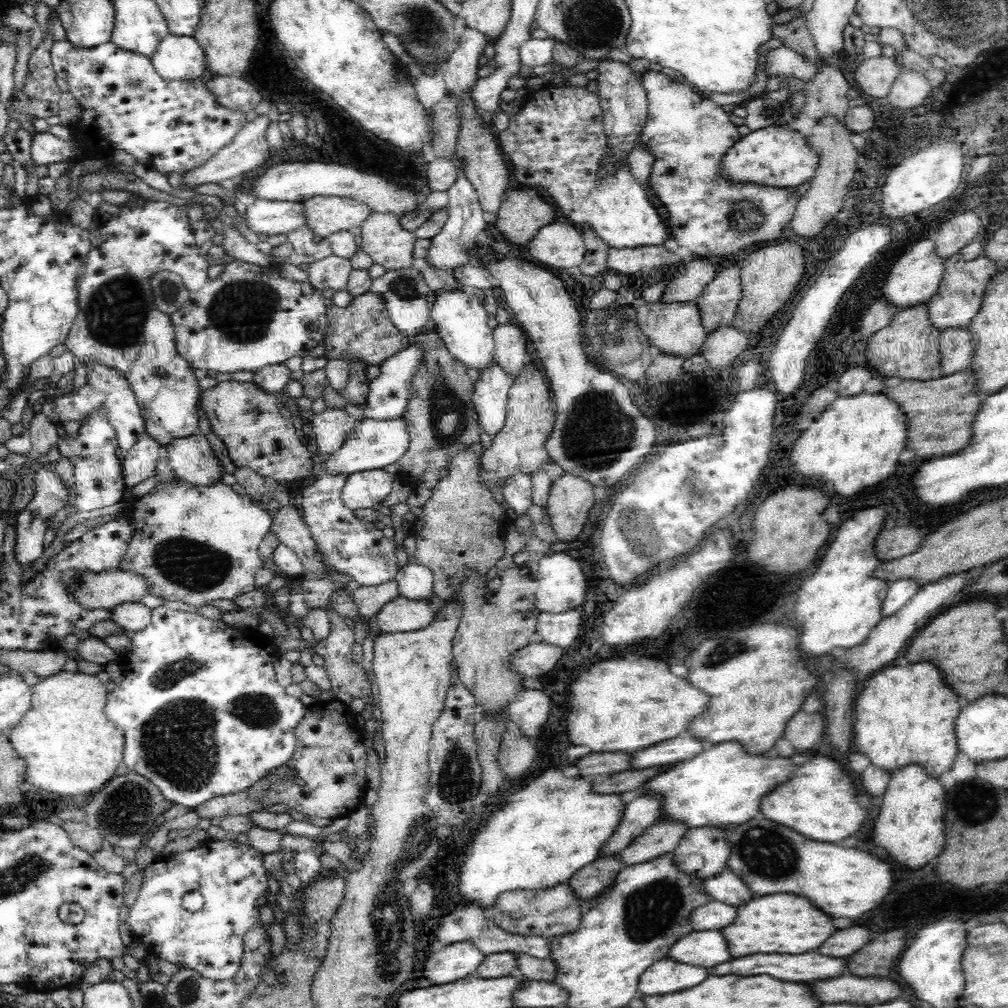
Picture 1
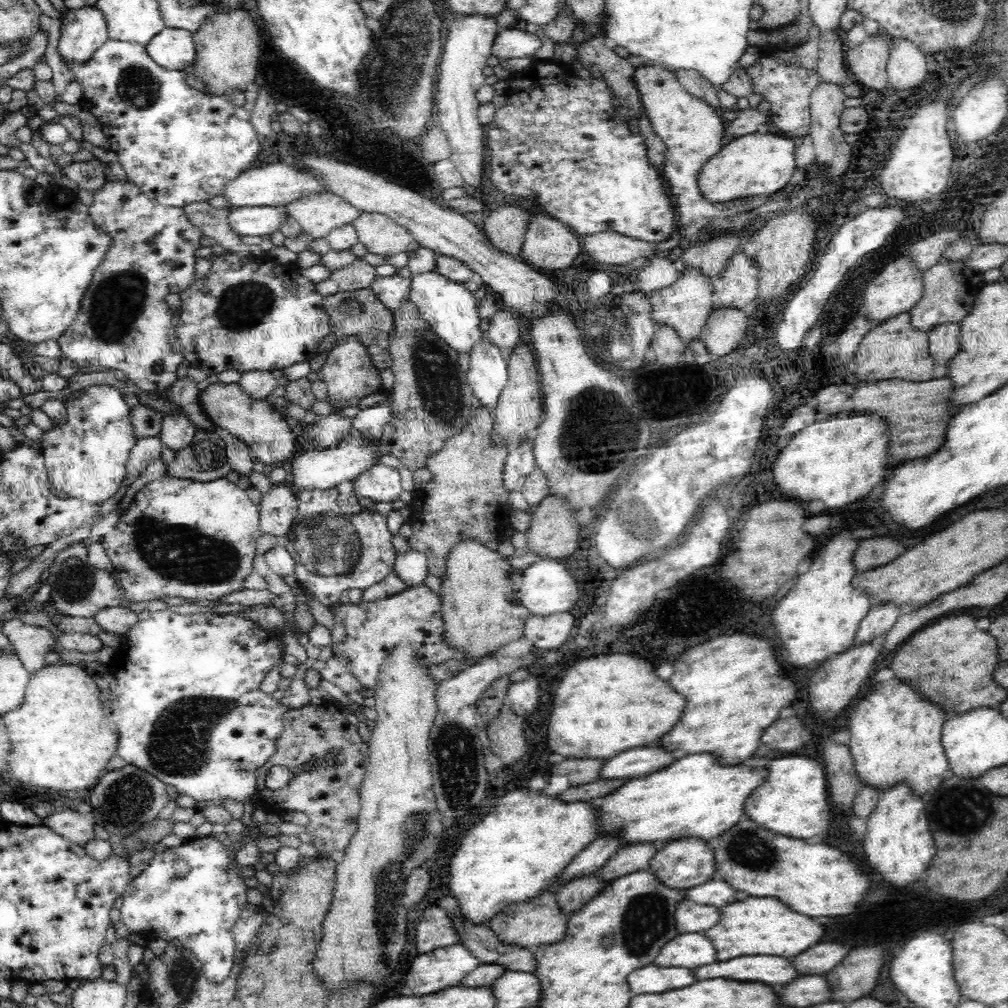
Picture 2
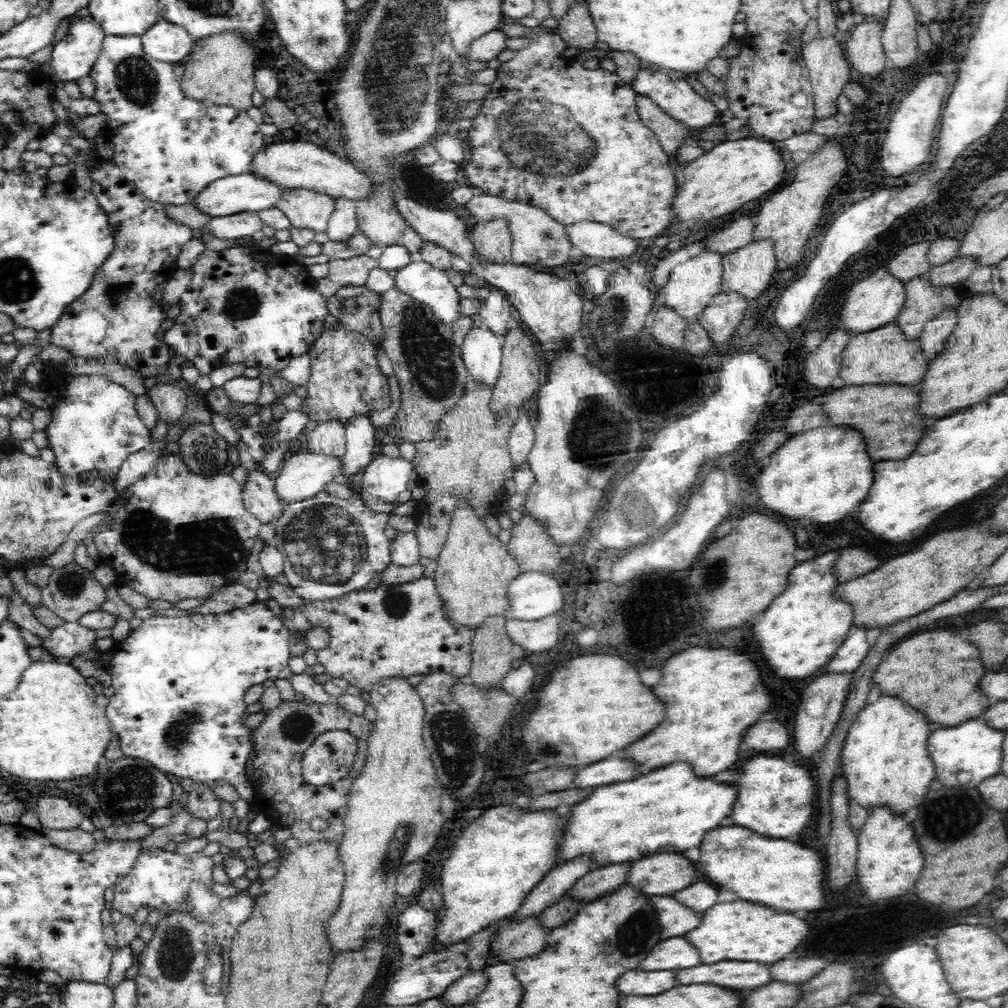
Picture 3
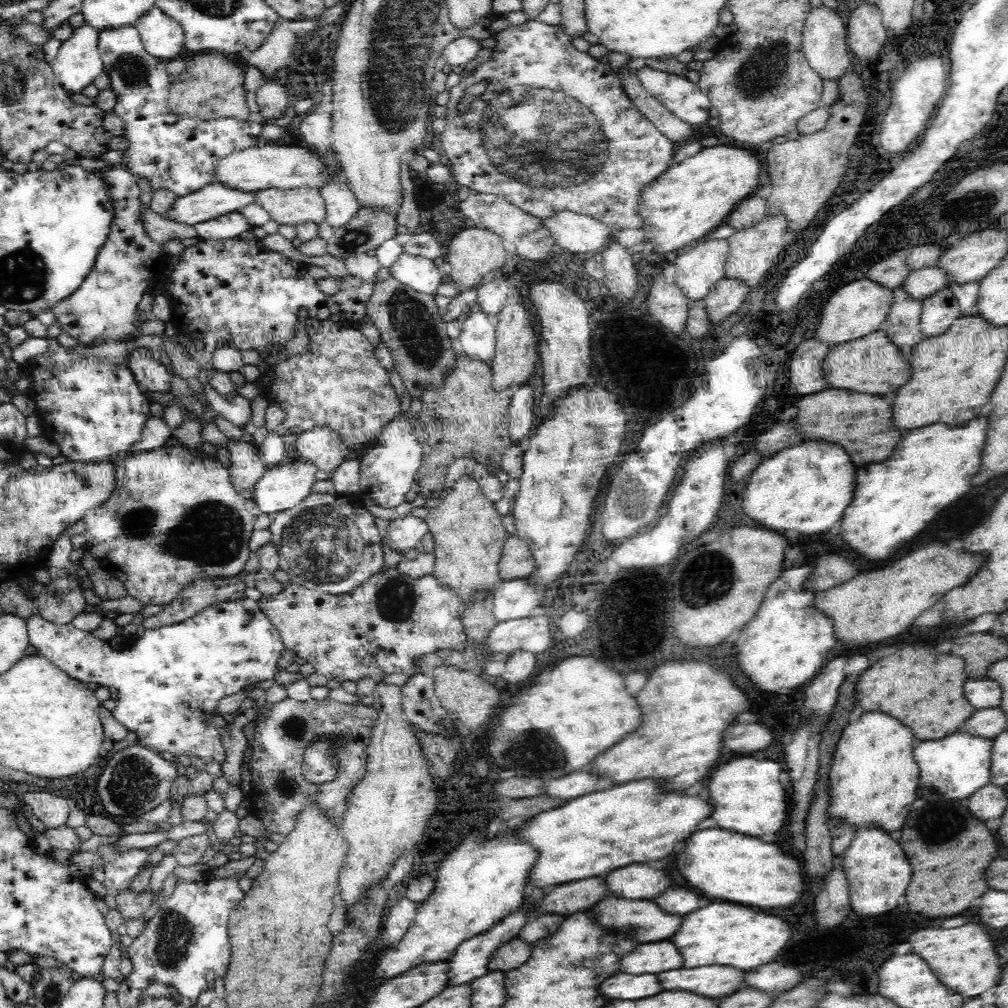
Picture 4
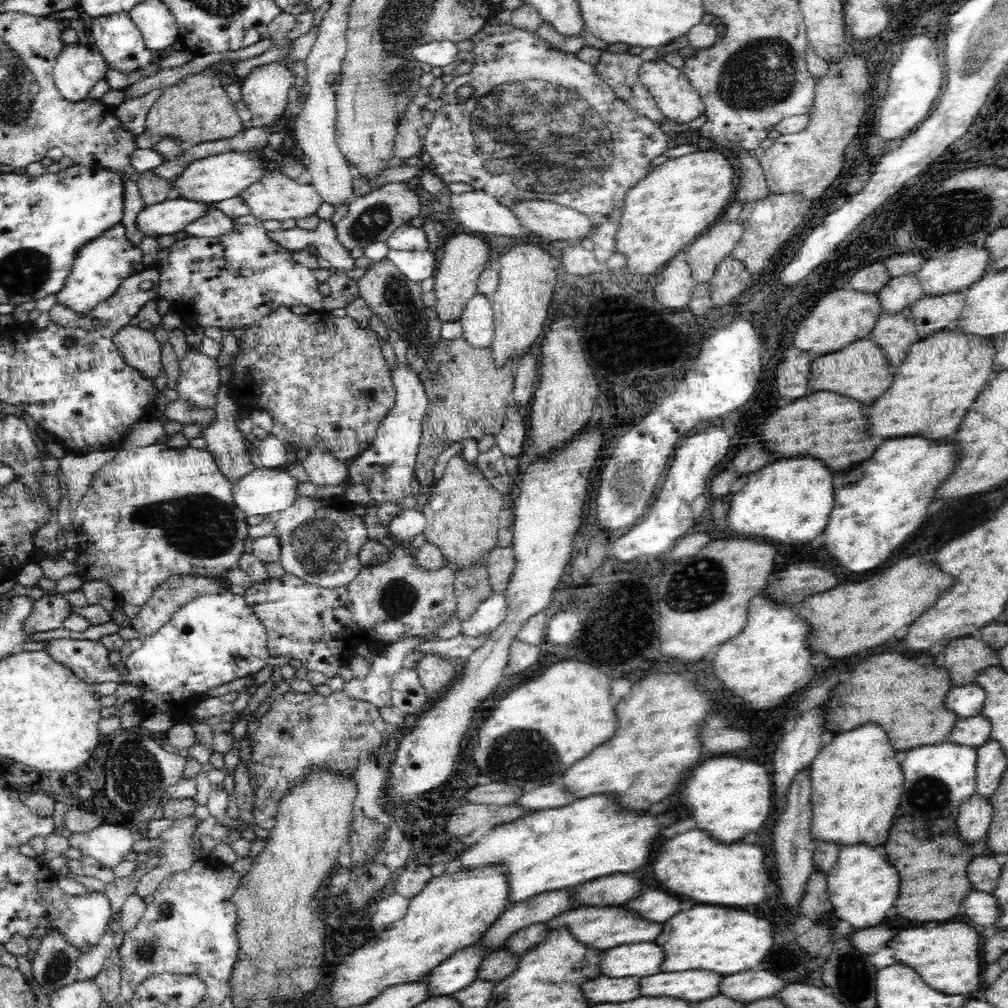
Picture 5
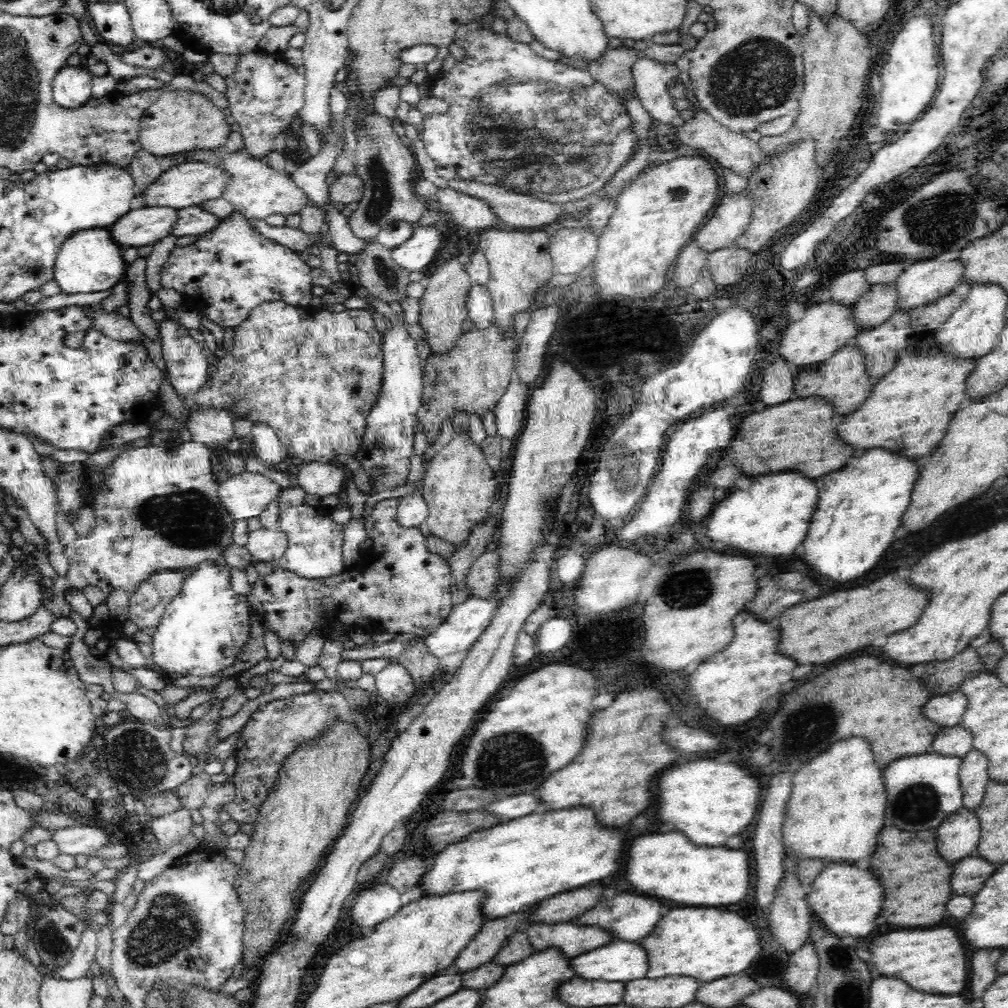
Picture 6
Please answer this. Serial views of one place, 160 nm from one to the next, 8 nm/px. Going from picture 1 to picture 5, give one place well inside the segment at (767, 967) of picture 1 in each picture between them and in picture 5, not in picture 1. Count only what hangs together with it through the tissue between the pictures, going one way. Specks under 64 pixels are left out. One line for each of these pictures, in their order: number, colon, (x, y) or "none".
2: (766, 969)
3: (733, 975)
4: (713, 981)
5: (692, 985)

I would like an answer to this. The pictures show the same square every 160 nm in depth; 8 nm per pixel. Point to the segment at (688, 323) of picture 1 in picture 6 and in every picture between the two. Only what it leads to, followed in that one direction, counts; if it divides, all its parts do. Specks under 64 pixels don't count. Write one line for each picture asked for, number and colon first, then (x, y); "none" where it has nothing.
2: (685, 305)
3: (692, 284)
4: (698, 268)
5: (711, 247)
6: (731, 218)

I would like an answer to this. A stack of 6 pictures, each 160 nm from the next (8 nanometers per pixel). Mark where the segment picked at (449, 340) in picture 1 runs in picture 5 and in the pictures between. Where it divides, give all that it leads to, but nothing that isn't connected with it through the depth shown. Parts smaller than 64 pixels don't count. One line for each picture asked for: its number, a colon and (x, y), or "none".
2: (448, 307)
3: (430, 285)
4: (421, 274)
5: (418, 265)

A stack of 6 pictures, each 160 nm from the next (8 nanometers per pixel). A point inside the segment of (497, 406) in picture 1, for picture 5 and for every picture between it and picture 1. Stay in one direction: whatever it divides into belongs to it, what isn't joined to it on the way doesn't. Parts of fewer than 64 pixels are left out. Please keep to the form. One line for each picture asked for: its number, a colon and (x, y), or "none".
2: (488, 365)
3: (481, 350)
4: (477, 340)
5: (478, 324)

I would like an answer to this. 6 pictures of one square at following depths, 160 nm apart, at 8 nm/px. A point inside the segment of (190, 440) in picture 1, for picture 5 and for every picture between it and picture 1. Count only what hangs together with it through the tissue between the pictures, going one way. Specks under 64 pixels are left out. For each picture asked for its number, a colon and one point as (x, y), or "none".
2: (177, 431)
3: (170, 401)
4: (153, 376)
5: (140, 348)

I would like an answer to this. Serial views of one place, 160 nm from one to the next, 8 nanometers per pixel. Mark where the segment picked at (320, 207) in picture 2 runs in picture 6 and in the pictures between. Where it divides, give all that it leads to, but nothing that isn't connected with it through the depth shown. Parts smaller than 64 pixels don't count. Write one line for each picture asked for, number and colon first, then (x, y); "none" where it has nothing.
3: (305, 208)
4: (296, 205)
5: (274, 196)
6: (257, 190)

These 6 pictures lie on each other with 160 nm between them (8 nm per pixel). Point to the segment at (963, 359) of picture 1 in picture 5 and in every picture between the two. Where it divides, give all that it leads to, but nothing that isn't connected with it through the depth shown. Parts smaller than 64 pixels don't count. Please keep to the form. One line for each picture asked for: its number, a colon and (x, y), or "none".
2: (943, 340)
3: (932, 339)
4: (939, 311)
5: (931, 314)

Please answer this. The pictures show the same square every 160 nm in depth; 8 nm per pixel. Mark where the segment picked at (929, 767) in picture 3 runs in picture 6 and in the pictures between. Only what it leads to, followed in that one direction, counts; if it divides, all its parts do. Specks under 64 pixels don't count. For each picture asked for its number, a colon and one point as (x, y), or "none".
4: (872, 777)
5: (855, 785)
6: (836, 810)

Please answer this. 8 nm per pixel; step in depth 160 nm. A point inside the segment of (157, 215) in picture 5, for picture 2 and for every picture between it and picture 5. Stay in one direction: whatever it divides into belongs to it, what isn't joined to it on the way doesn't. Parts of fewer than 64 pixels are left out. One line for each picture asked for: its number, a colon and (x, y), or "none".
2: (275, 184)
3: (230, 195)
4: (212, 200)

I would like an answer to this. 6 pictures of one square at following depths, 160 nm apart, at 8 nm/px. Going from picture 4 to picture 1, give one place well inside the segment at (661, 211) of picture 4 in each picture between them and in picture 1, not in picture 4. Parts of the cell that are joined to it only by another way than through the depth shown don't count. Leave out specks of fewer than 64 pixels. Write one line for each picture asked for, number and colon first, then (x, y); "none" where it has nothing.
1: (777, 156)
2: (761, 163)
3: (738, 170)

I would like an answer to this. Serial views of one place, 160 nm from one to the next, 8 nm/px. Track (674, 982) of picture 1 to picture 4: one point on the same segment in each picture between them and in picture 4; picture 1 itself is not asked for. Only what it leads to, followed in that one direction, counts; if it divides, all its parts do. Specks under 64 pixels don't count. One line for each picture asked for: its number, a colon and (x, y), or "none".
2: (651, 979)
3: (637, 982)
4: (625, 986)

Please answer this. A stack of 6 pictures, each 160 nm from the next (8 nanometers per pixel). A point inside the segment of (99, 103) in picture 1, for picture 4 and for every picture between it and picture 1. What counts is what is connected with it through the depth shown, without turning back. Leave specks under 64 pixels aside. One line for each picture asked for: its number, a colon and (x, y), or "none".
2: (180, 145)
3: (171, 148)
4: (177, 153)

